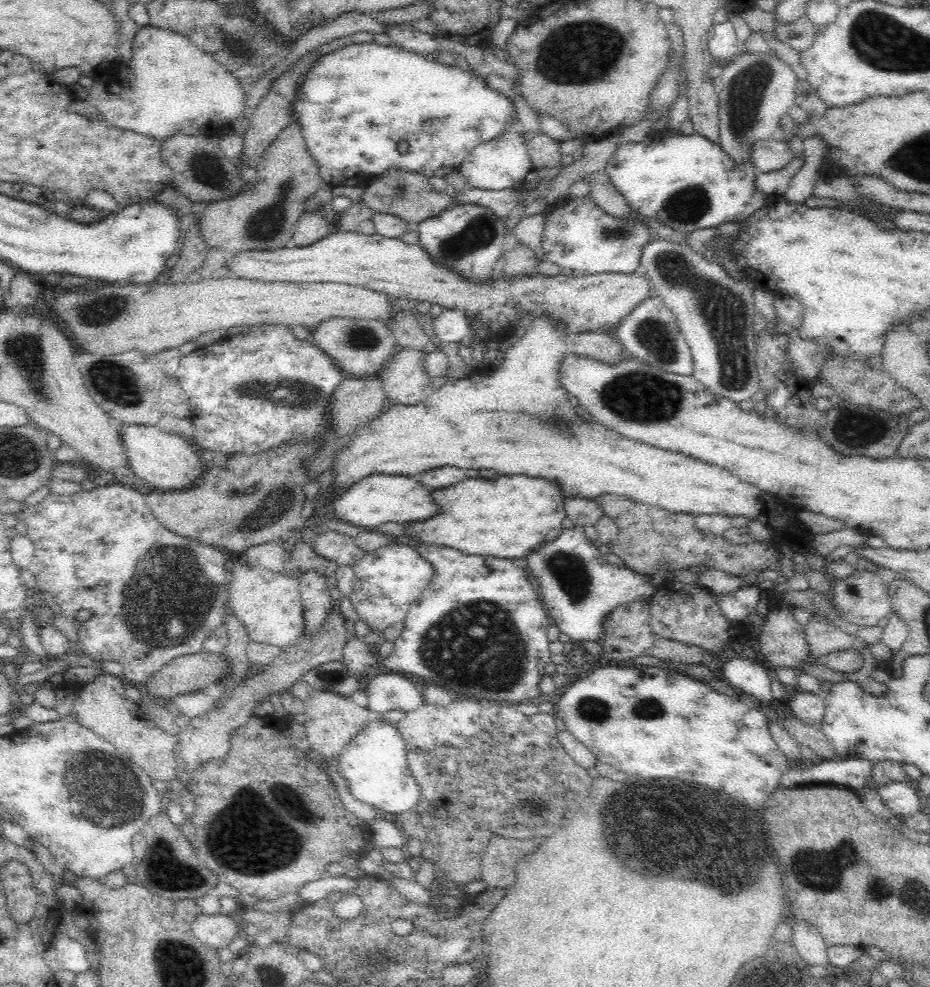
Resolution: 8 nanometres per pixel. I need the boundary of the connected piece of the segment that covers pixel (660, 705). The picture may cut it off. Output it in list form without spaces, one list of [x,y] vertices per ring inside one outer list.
[[[606,664],[604,668],[596,668],[594,672],[590,673],[590,676],[583,676],[574,684],[568,686],[568,688],[560,688],[560,696],[553,700],[554,704],[553,714],[561,721],[562,727],[564,727],[576,741],[582,743],[582,745],[588,748],[590,753],[594,754],[597,762],[605,763],[610,766],[614,766],[616,770],[622,770],[628,774],[628,776],[636,776],[639,778],[676,778],[676,780],[694,780],[694,782],[700,782],[700,784],[706,784],[714,790],[722,790],[726,794],[730,794],[732,798],[740,800],[742,804],[746,804],[748,808],[756,810],[760,808],[766,799],[778,788],[780,788],[780,779],[782,774],[789,769],[789,762],[786,755],[780,751],[776,741],[772,739],[770,735],[770,729],[768,729],[768,720],[764,713],[760,712],[760,709],[755,709],[747,704],[744,704],[744,698],[736,698],[729,696],[728,694],[722,694],[722,692],[716,692],[712,688],[708,688],[706,684],[700,684],[700,682],[694,682],[686,676],[680,676],[673,670],[666,668],[666,665],[660,666],[660,664],[640,664],[640,668],[634,664]]]

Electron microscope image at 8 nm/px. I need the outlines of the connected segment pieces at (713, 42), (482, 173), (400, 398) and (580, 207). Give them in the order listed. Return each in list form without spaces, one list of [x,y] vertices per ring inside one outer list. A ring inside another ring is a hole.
[[[730,21],[713,23],[708,29],[707,44],[714,64],[718,63],[721,66],[732,62],[743,52],[743,45],[736,38],[734,27]]]
[[[508,130],[497,139],[479,144],[470,151],[460,165],[459,172],[466,178],[467,187],[481,190],[515,190],[529,183],[528,174],[535,169],[526,146],[525,136],[518,131]]]
[[[398,348],[378,374],[394,404],[418,404],[433,390],[431,376],[426,372],[427,350]]]
[[[572,196],[565,205],[554,205],[545,212],[541,247],[544,259],[558,264],[559,272],[566,276],[579,277],[602,272],[628,274],[639,271],[642,246],[651,239],[652,233],[644,223],[610,215],[590,196]]]

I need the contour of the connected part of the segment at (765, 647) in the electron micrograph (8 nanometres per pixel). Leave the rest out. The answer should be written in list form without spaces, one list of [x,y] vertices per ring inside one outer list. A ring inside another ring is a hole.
[[[776,606],[764,616],[764,626],[759,635],[759,650],[775,668],[800,669],[810,658],[810,647],[804,629],[787,606]]]

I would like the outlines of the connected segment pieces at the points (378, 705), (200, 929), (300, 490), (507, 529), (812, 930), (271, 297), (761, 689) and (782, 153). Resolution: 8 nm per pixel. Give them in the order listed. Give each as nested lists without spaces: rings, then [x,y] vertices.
[[[371,674],[369,679],[364,690],[368,699],[365,708],[376,715],[388,711],[412,712],[425,703],[419,685],[402,674]]]
[[[201,913],[191,922],[191,931],[202,944],[218,949],[227,946],[236,937],[240,926],[241,923],[233,915]]]
[[[312,438],[312,440],[298,440],[294,444],[282,442],[270,450],[242,454],[228,452],[224,466],[209,465],[205,467],[197,484],[182,491],[146,491],[146,504],[160,524],[176,535],[190,537],[212,547],[228,548],[232,555],[241,554],[250,547],[271,541],[282,541],[287,535],[294,533],[302,525],[303,506],[308,502],[304,494],[304,486],[310,480],[307,463],[332,438]]]
[[[498,476],[494,480],[467,478],[450,488],[430,492],[440,510],[416,522],[402,524],[406,533],[399,538],[411,544],[446,546],[476,556],[520,560],[538,550],[540,544],[560,534],[565,494],[556,481],[530,476]]]
[[[790,919],[790,932],[792,933],[792,944],[800,957],[809,966],[824,966],[828,963],[826,957],[826,946],[822,935],[818,933],[816,927],[795,919]]]
[[[222,278],[222,280],[199,280],[194,282],[184,283],[170,283],[164,284],[157,283],[144,283],[144,284],[126,284],[124,288],[122,286],[104,286],[104,288],[98,288],[98,290],[86,290],[86,292],[62,292],[56,296],[56,302],[52,306],[52,310],[56,312],[56,322],[62,321],[68,324],[70,332],[66,332],[67,336],[70,336],[78,348],[76,350],[85,350],[92,354],[120,354],[120,352],[126,352],[126,350],[142,350],[142,352],[148,352],[148,354],[156,354],[156,352],[162,352],[162,350],[168,350],[168,348],[176,348],[184,342],[190,342],[190,340],[196,340],[198,336],[202,336],[204,332],[210,332],[210,330],[218,330],[218,328],[230,328],[230,326],[260,326],[260,324],[284,324],[284,326],[316,326],[328,318],[364,318],[364,320],[384,320],[388,322],[396,312],[398,312],[400,306],[403,304],[400,300],[394,300],[395,297],[386,296],[386,293],[380,294],[380,292],[372,292],[372,290],[366,290],[366,288],[358,288],[358,286],[348,286],[348,284],[282,284],[282,282],[256,282],[256,280],[242,280],[242,278]]]
[[[732,658],[722,666],[720,679],[726,680],[743,697],[765,701],[772,698],[768,673],[755,659]]]
[[[772,138],[753,144],[751,160],[756,173],[774,172],[784,168],[797,157],[786,140],[776,141]]]

